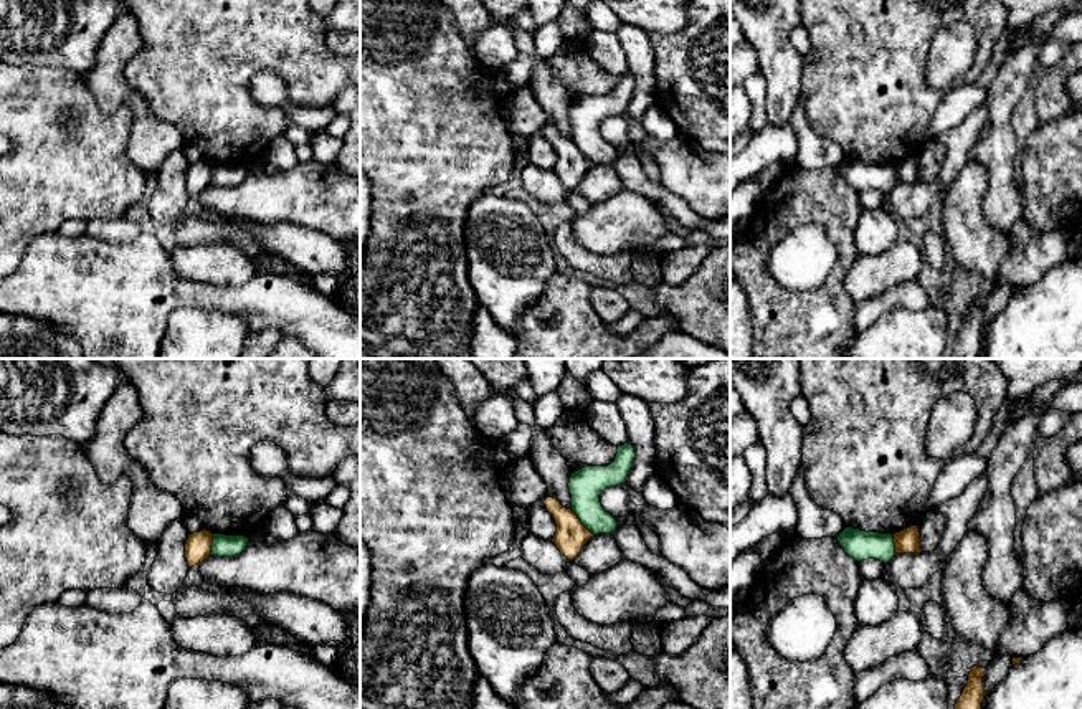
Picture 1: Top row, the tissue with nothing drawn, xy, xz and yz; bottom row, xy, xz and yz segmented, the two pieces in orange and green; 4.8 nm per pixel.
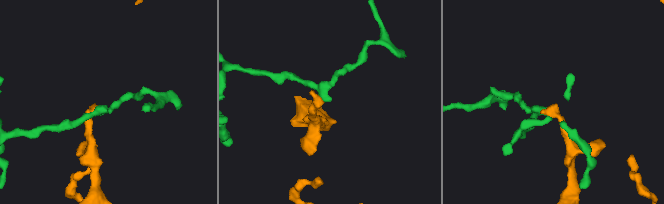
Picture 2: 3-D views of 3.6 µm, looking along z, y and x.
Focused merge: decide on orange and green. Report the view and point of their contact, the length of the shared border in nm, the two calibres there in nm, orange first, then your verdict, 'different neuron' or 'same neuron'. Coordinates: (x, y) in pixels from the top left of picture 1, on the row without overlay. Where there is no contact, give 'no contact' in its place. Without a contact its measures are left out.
meets orange in xz at (580, 152); contact 170 nm long; 150 nm thick on the orange side, 160 nm on the other; different neuron

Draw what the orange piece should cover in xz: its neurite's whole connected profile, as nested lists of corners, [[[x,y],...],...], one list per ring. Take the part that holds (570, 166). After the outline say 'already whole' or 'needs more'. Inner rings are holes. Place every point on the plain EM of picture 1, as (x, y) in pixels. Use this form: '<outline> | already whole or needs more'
[[[553,127],[543,131],[547,140],[553,145],[557,162],[552,172],[568,190],[573,190],[593,164],[581,154],[578,145]]] | already whole

